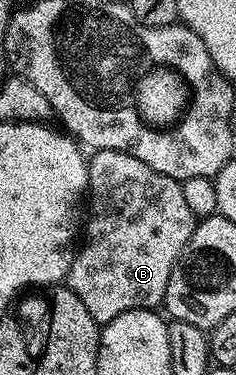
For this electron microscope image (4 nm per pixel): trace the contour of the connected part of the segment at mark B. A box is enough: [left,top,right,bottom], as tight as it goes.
[65,149,197,327]

